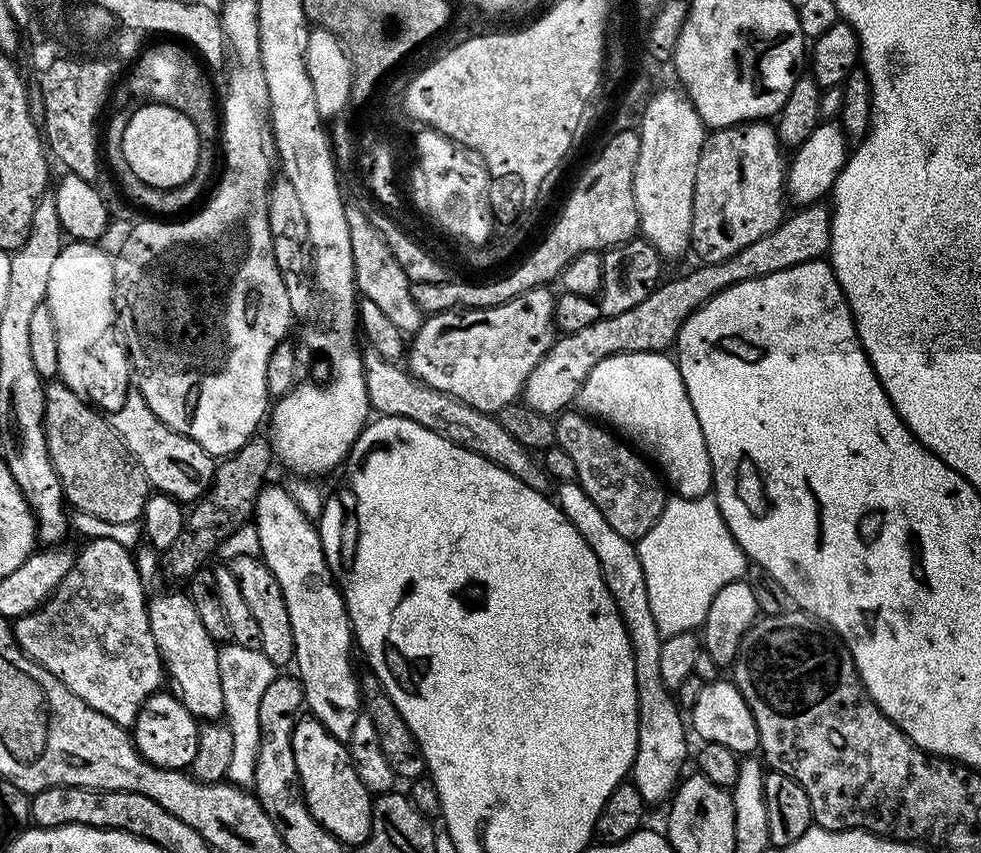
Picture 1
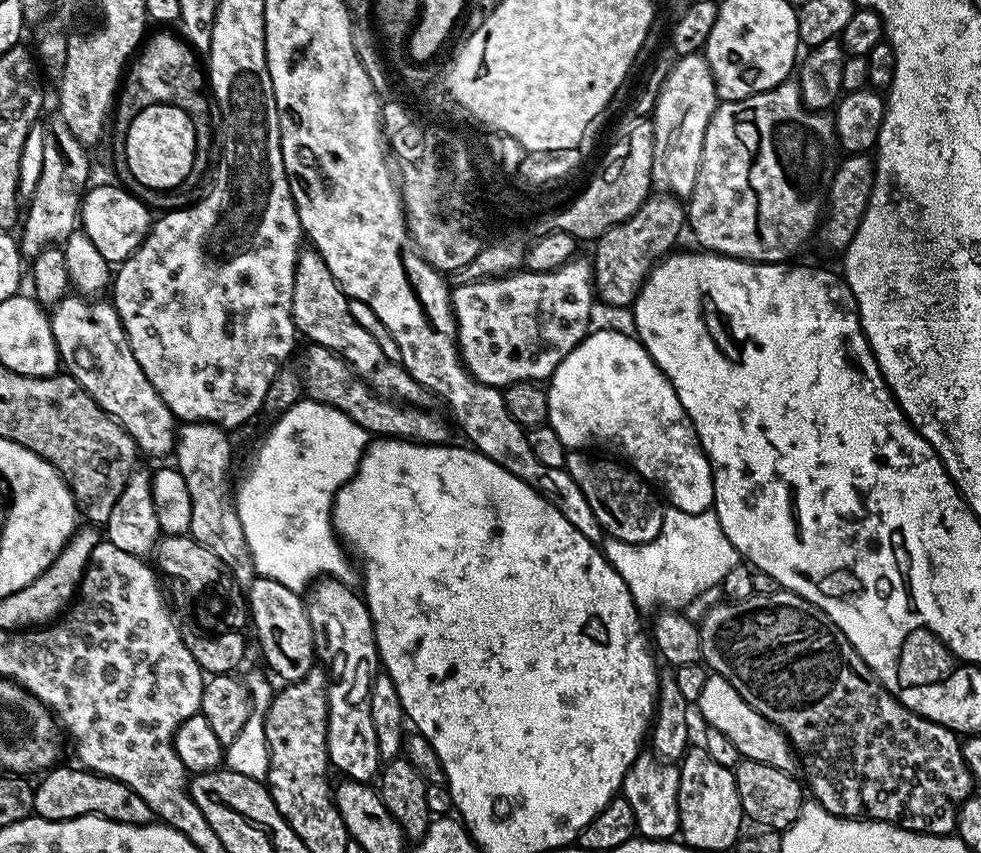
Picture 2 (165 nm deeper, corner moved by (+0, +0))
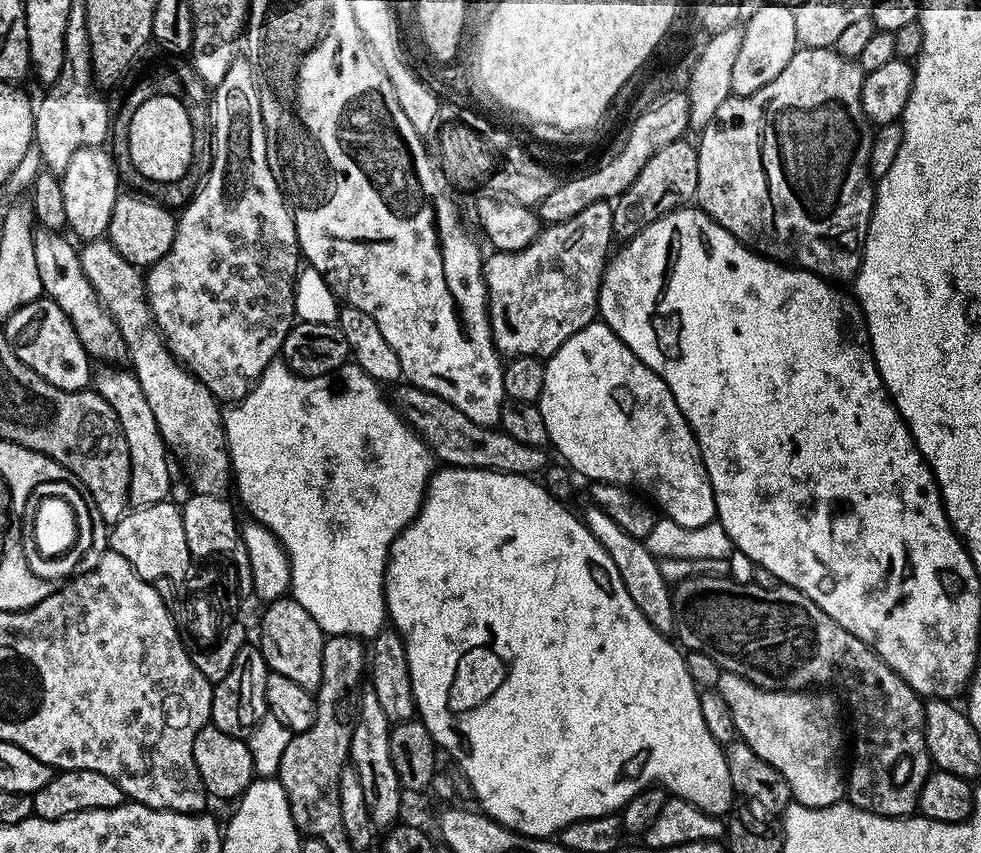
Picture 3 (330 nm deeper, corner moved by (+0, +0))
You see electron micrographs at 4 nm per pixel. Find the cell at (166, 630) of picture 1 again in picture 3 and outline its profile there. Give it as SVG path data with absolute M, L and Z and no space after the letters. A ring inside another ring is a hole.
M100 366L94 372L94 390L106 402L110 402L110 410L118 418L118 426L122 426L122 434L126 434L126 446L130 450L130 486L128 502L132 508L163 504L169 499L169 492L174 483L172 468L168 465L170 449L164 443L158 430L158 422L154 413L146 403L146 394L142 394L142 386L138 386L138 378L124 366Z

